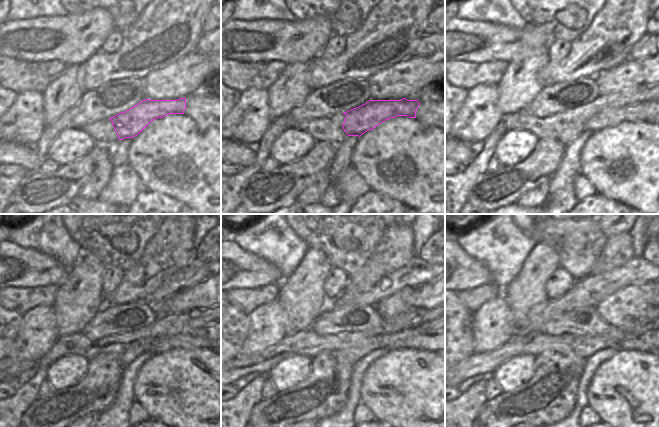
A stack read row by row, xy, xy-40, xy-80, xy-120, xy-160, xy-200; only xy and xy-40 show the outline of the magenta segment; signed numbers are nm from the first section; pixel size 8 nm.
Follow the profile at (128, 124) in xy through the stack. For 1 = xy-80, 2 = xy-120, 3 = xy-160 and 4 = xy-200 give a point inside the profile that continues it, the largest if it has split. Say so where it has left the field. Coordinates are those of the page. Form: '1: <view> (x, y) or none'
1: xy-80 (641, 111)
2: xy-120 (197, 337)
3: xy-160 (419, 338)
4: xy-200 (648, 337)

